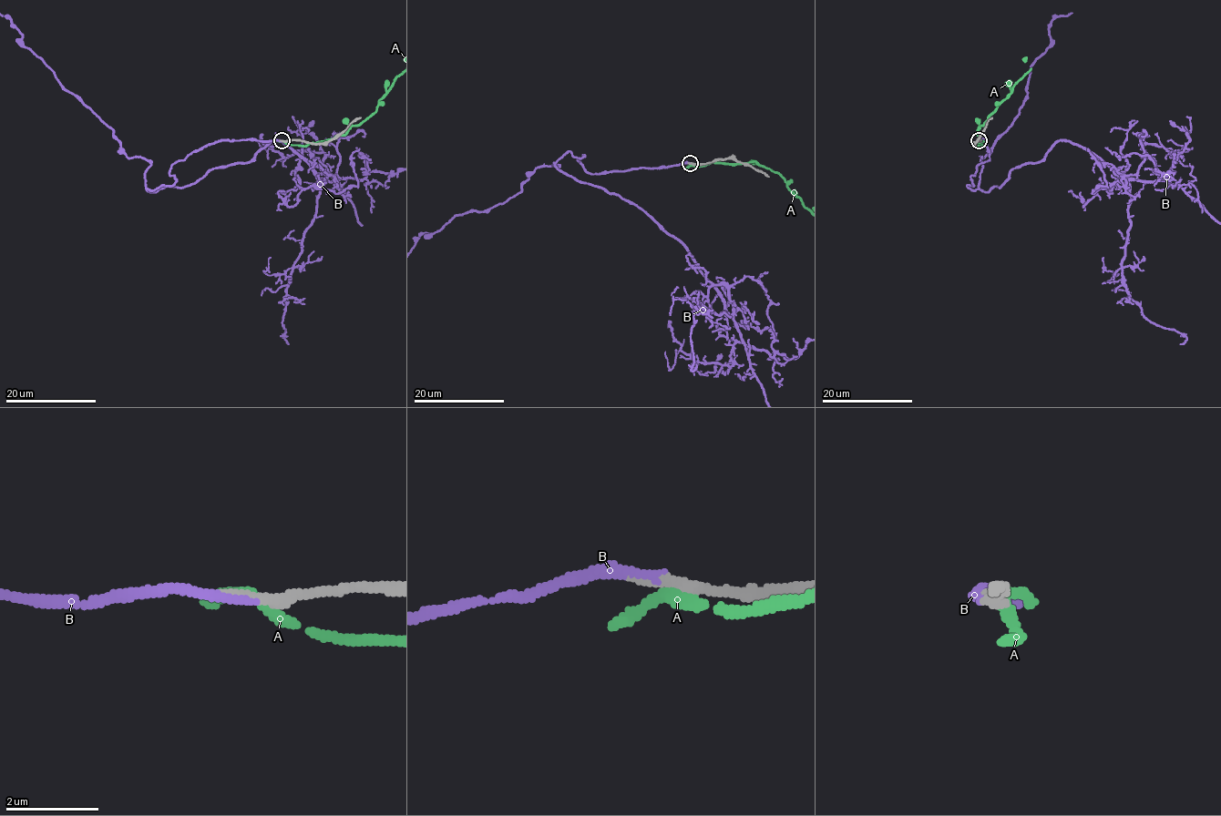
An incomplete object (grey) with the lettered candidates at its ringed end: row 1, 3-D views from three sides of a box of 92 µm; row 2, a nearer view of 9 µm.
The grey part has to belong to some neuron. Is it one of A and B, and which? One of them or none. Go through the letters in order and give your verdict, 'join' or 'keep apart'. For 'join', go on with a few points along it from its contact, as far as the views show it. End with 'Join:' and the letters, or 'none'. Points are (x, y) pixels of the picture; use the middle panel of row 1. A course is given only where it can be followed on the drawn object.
A: keep apart
B: join
Join: B

